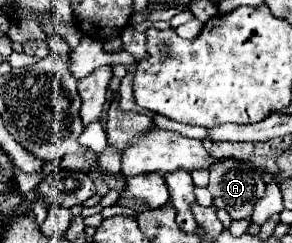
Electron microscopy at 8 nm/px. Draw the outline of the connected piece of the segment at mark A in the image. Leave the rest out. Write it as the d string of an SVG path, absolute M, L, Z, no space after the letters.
M219 159L215 163L211 163L209 167L211 175L209 175L209 193L213 195L213 205L217 209L225 209L231 219L245 219L253 213L253 205L263 197L265 193L265 181L263 175L251 167L251 163L247 161L239 161L239 159Z

